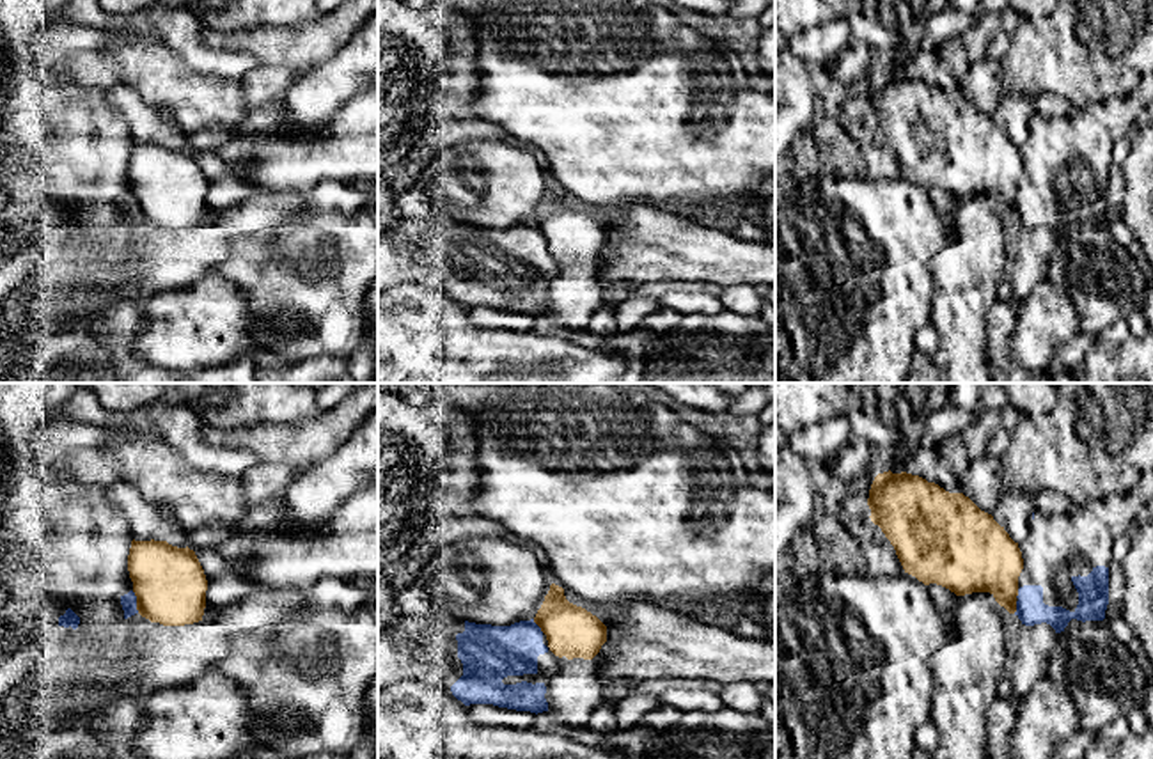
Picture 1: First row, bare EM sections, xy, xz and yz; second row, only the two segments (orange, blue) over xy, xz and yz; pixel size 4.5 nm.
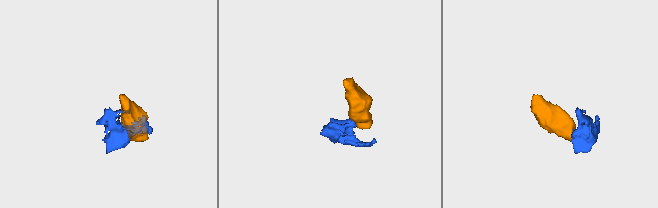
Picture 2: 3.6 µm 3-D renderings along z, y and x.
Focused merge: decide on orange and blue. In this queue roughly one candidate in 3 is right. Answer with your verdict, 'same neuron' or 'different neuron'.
different neuron

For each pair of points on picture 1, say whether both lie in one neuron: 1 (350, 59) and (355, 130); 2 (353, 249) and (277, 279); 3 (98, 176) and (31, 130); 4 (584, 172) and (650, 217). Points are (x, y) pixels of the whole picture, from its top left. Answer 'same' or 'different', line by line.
1: different
2: same
3: same
4: different

